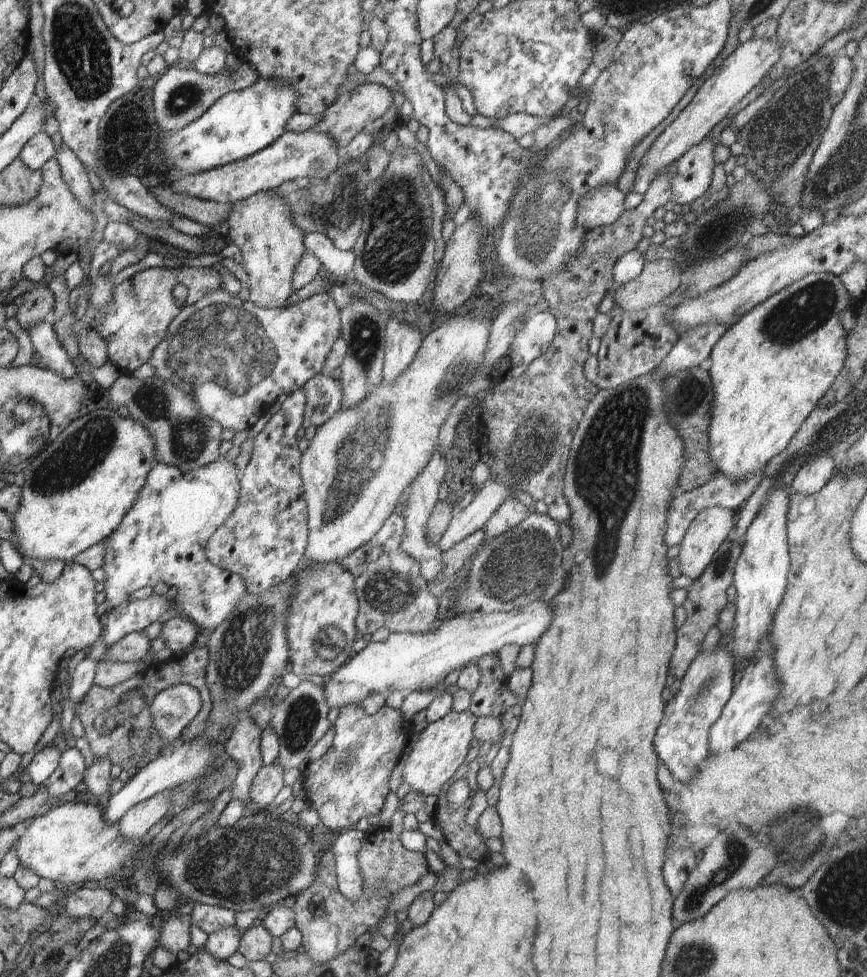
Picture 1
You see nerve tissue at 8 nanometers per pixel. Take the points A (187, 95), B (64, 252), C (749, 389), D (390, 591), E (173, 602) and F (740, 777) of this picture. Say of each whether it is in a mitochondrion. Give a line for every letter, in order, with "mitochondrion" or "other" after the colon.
A: mitochondrion
B: other
C: other
D: mitochondrion
E: other
F: other

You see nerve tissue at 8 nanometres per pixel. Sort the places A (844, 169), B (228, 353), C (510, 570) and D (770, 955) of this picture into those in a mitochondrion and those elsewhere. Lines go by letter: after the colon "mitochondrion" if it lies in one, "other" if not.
A: mitochondrion
B: mitochondrion
C: mitochondrion
D: other

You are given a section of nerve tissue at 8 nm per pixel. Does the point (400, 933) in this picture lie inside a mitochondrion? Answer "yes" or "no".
no

